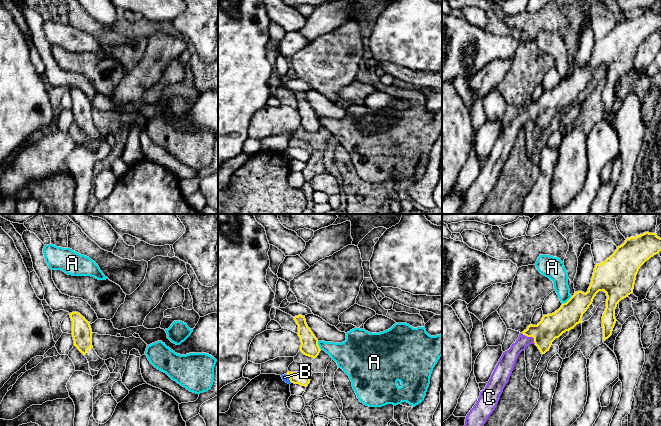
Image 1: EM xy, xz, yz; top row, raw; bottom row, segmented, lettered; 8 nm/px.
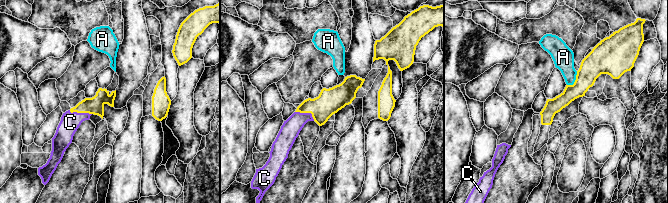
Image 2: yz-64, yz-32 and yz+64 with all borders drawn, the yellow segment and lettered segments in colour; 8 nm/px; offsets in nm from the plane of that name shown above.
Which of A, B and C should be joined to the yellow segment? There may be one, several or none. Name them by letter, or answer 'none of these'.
C

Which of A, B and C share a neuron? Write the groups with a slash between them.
A / B / C

